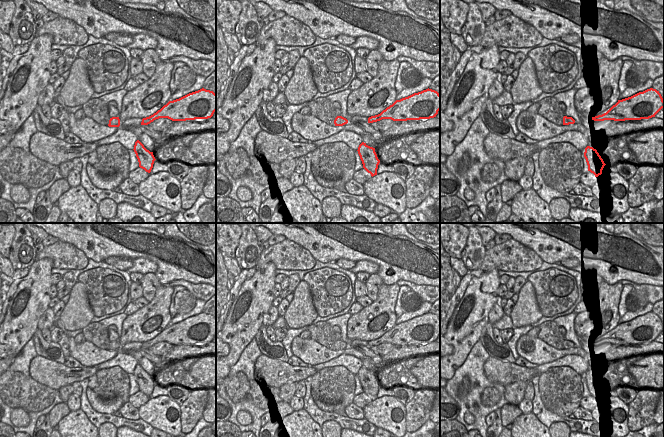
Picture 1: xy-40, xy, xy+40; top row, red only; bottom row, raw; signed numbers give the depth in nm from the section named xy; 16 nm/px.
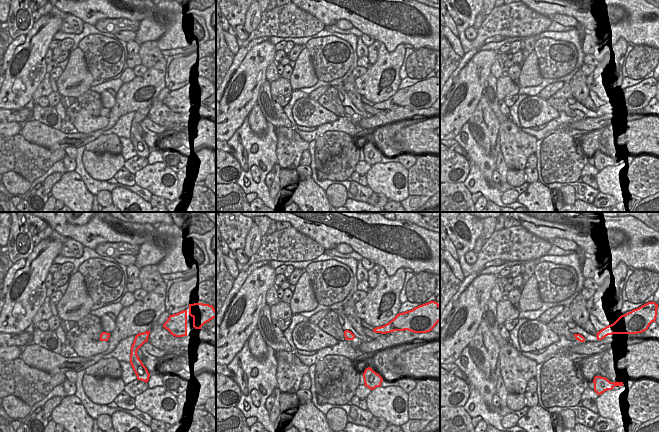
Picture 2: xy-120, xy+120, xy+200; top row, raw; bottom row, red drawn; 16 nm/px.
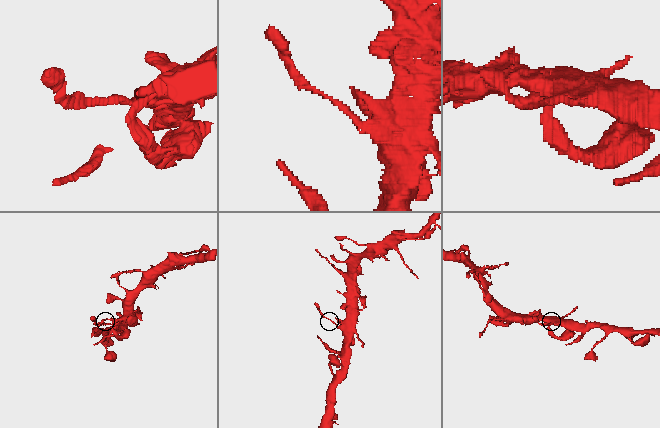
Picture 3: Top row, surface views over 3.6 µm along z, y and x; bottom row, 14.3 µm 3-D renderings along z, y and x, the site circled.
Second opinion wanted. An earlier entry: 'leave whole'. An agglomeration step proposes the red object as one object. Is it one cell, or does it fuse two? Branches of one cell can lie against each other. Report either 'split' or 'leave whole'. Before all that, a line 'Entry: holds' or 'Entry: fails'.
Entry: holds
leave whole

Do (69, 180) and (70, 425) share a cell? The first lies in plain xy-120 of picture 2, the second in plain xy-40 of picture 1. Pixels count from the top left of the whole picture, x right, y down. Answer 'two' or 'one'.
one

